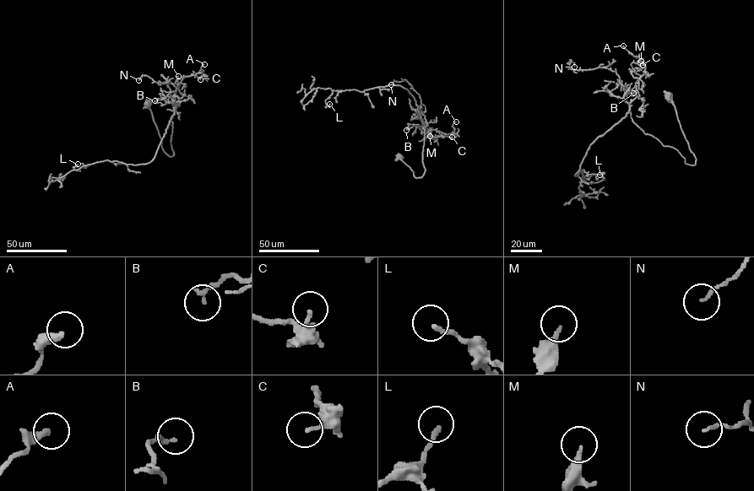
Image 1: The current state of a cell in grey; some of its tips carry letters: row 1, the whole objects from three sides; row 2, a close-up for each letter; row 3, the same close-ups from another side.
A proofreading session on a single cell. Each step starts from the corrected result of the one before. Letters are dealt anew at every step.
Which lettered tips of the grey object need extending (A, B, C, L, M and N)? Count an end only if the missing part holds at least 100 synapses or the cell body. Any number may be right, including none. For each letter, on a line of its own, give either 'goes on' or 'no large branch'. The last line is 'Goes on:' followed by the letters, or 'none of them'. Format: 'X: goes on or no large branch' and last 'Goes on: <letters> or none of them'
A: no large branch
B: no large branch
C: no large branch
L: no large branch
M: no large branch
N: no large branch
Goes on: none of them

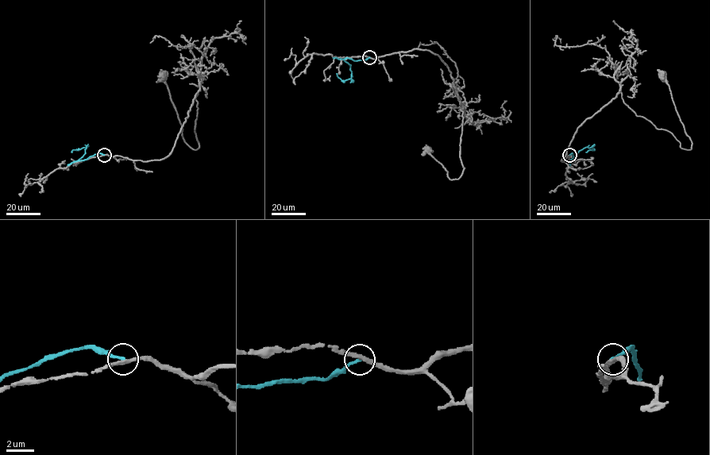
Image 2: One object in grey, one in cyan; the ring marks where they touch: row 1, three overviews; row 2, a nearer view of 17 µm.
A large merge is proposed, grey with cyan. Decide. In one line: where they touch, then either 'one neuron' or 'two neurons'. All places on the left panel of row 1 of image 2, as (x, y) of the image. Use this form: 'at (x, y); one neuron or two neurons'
at (104, 155); two neurons

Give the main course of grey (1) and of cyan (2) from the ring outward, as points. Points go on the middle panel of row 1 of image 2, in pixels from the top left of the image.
1: (369, 57), (426, 50), (447, 66), (462, 107), (461, 175), (450, 179), (427, 150)
2: (369, 57), (356, 60), (345, 58), (344, 59), (350, 65), (350, 79), (343, 80), (336, 73)

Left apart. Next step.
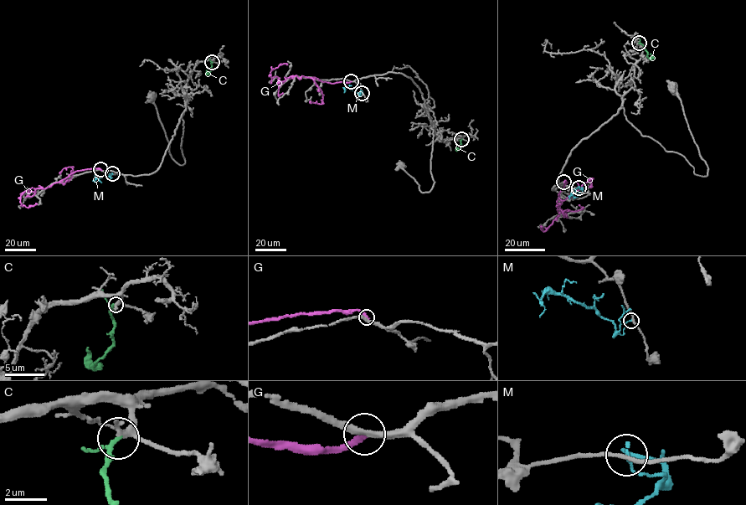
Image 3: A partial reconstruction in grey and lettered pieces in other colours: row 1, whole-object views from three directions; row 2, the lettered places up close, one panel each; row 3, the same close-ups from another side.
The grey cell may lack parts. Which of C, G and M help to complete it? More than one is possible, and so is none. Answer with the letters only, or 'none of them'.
C

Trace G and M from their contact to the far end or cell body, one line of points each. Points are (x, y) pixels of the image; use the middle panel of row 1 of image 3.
G: (351, 81), (331, 83), (296, 75), (279, 82), (277, 77), (271, 77), (273, 69), (287, 64)
M: (362, 93), (359, 95), (346, 87), (344, 92)

